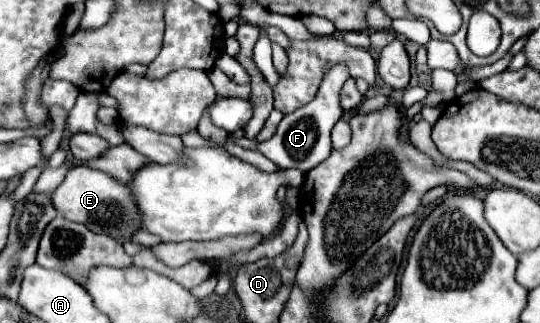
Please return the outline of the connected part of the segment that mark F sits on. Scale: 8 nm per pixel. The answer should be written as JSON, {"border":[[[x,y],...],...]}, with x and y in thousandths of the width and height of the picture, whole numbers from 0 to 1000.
{"border":[[[620,201],[620,214],[609,214],[606,232],[598,238],[598,257],[591,269],[587,300],[576,319],[554,331],[550,344],[528,356],[524,375],[517,381],[517,393],[513,393],[513,412],[498,437],[480,443],[480,467],[494,492],[502,492],[517,523],[539,523],[539,517],[546,517],[546,523],[569,536],[583,511],[598,505],[613,480],[613,467],[617,467],[613,399],[617,399],[617,387],[635,356],[628,307],[631,307],[631,269],[635,269],[635,257],[643,245],[646,245],[643,207]]]}

